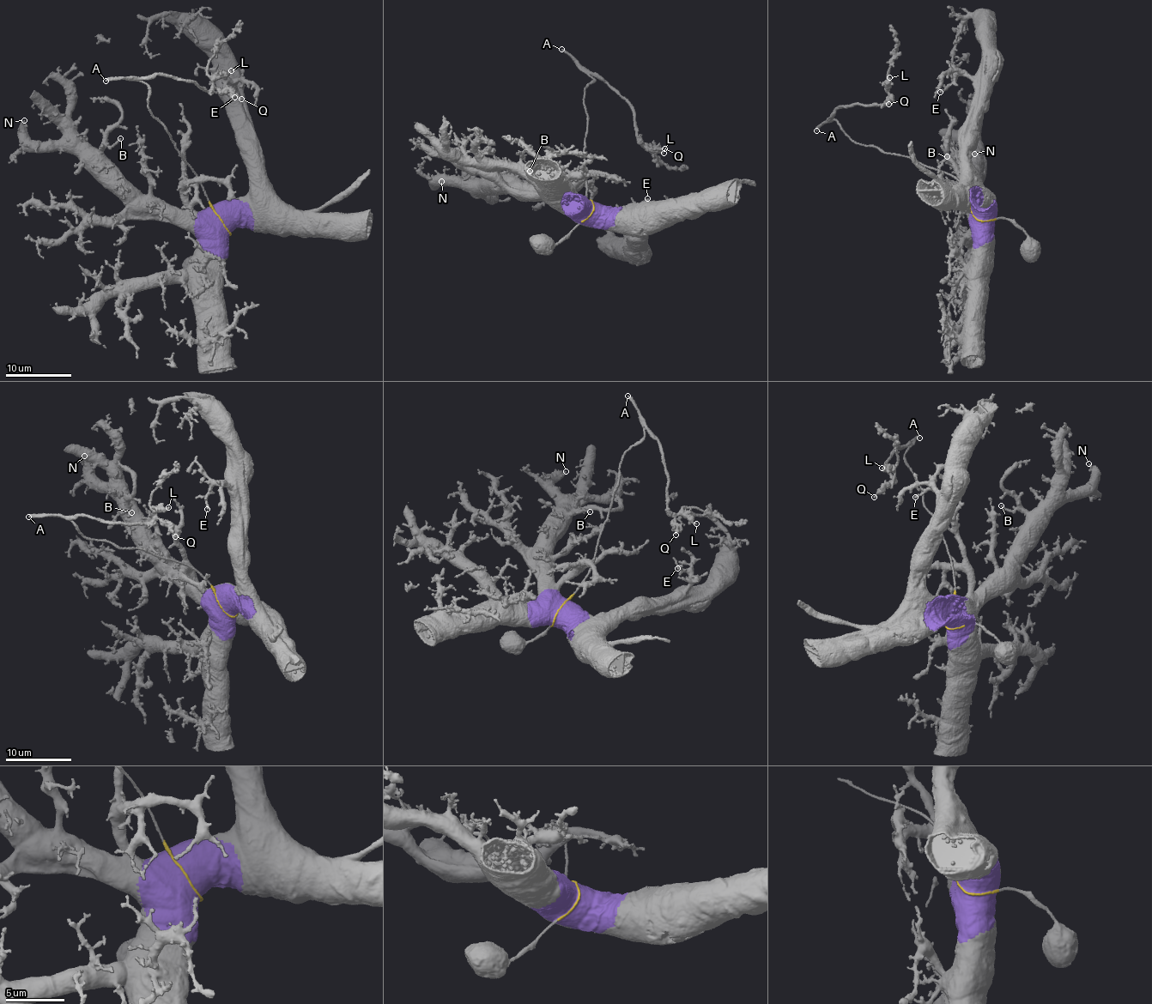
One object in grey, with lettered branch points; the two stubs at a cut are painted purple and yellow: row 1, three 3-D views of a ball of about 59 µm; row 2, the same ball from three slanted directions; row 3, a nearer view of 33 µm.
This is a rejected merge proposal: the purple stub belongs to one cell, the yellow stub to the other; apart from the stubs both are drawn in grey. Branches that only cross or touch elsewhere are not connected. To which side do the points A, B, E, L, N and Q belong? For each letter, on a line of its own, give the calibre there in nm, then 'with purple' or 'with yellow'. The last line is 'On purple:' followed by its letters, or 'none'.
A: 280 nm thick; with yellow
B: 190 nm thick; with purple
E: 240 nm thick; with purple
L: 260 nm thick; with yellow
N: 180 nm thick; with purple
Q: 180 nm thick; with yellow
On purple: B, E, N

